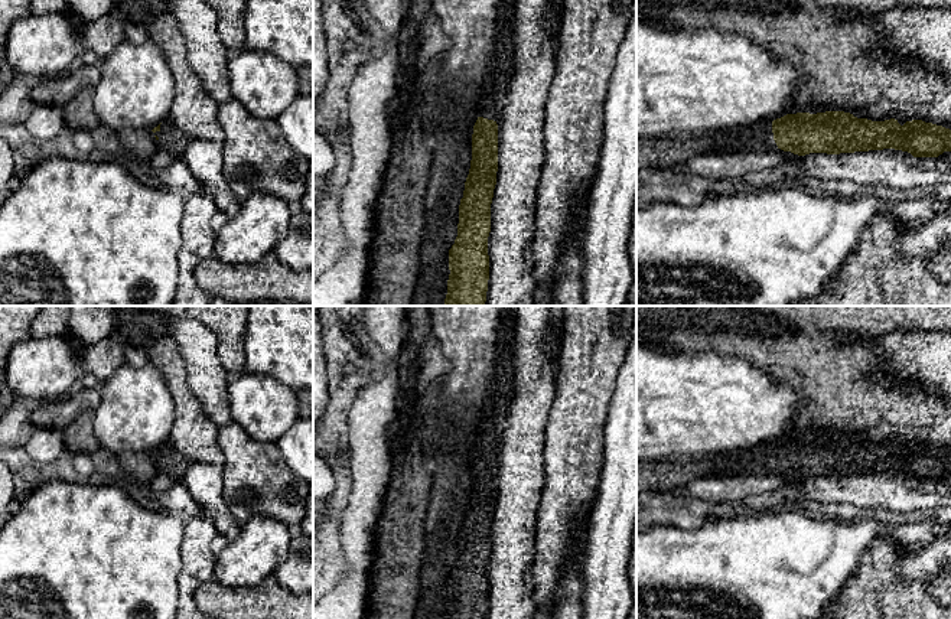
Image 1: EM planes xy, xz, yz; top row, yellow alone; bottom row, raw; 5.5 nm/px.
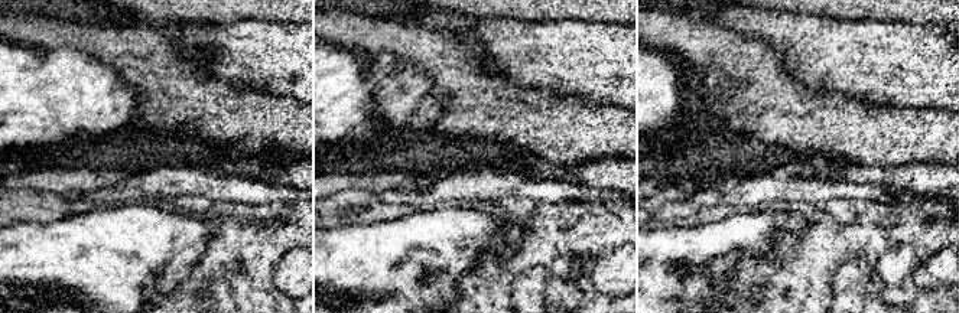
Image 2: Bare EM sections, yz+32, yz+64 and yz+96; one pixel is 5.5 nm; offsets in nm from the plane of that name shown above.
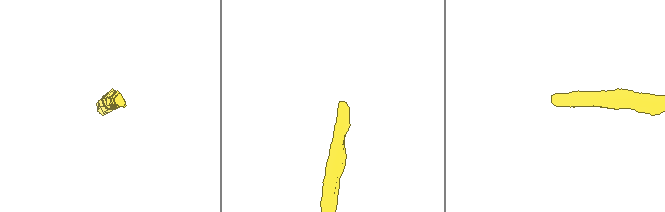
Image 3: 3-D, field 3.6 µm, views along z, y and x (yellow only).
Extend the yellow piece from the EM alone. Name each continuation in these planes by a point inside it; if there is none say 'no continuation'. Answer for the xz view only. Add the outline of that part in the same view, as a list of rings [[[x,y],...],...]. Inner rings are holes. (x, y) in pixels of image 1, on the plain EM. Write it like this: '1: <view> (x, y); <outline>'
1: xz (501, 394); [[[505,317],[499,329],[499,361],[495,378],[491,384],[489,401],[485,420],[481,427],[479,440],[498,446],[507,429],[507,416],[514,397],[515,375],[512,366],[515,348],[515,326],[512,317]]]

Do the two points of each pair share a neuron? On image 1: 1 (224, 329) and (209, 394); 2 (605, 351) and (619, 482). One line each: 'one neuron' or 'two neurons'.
1: two neurons
2: two neurons

